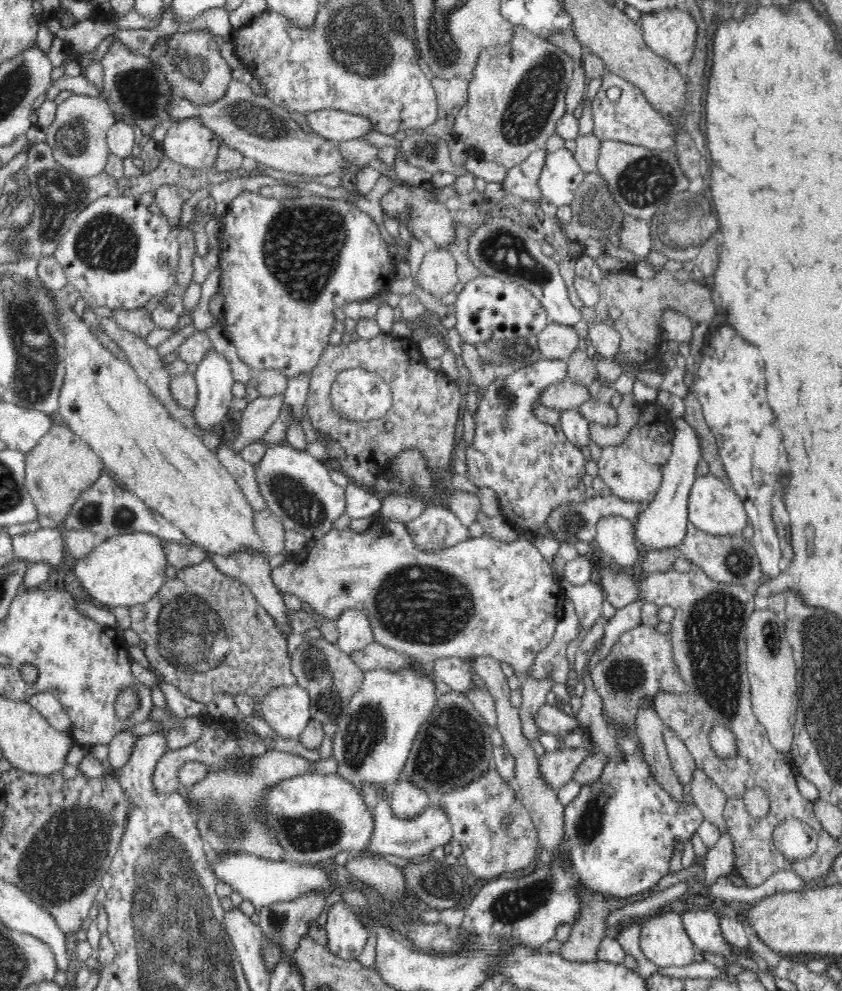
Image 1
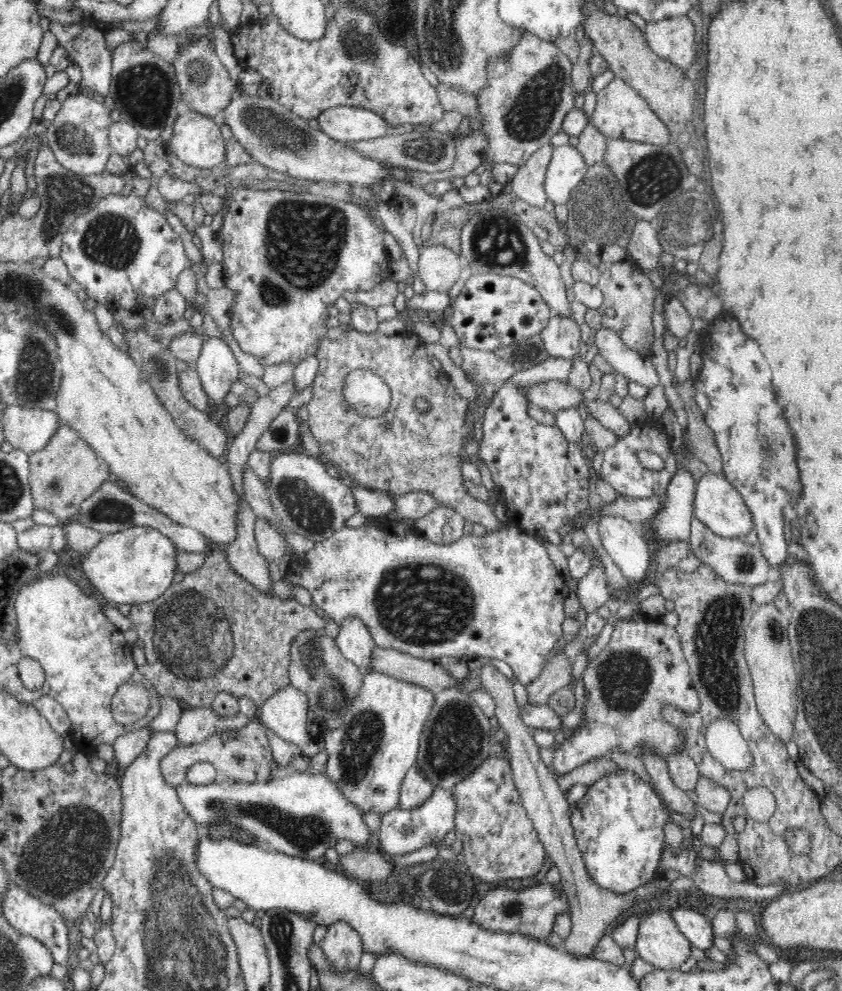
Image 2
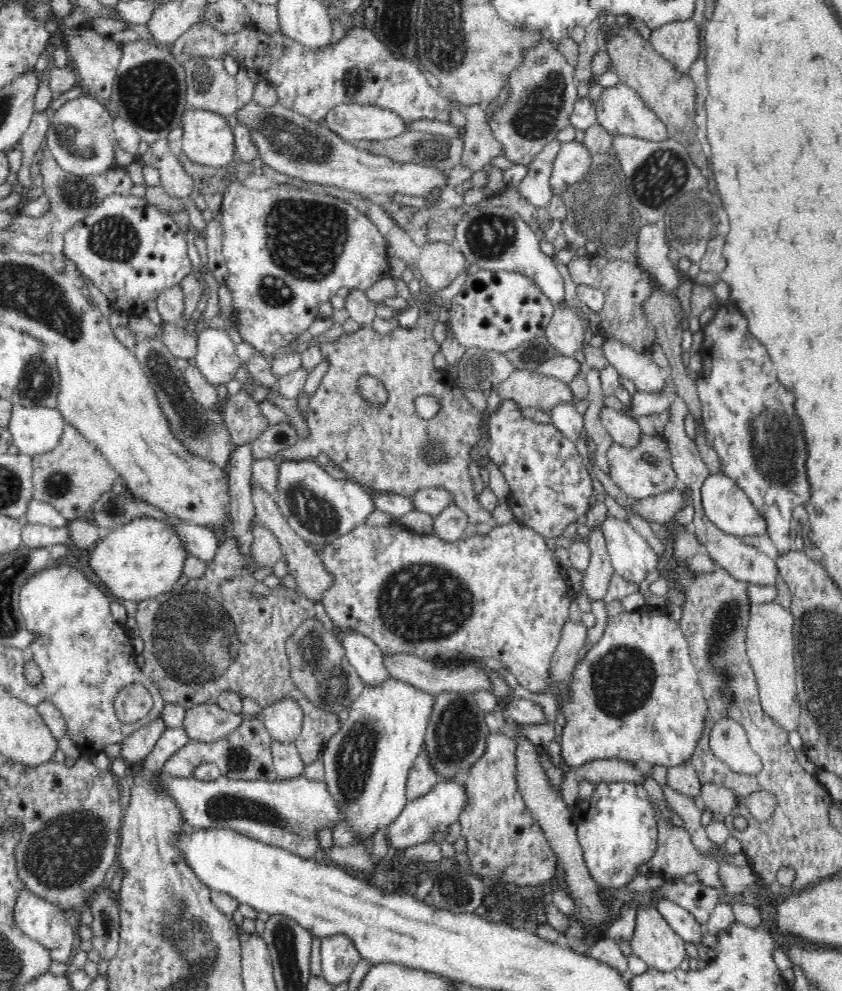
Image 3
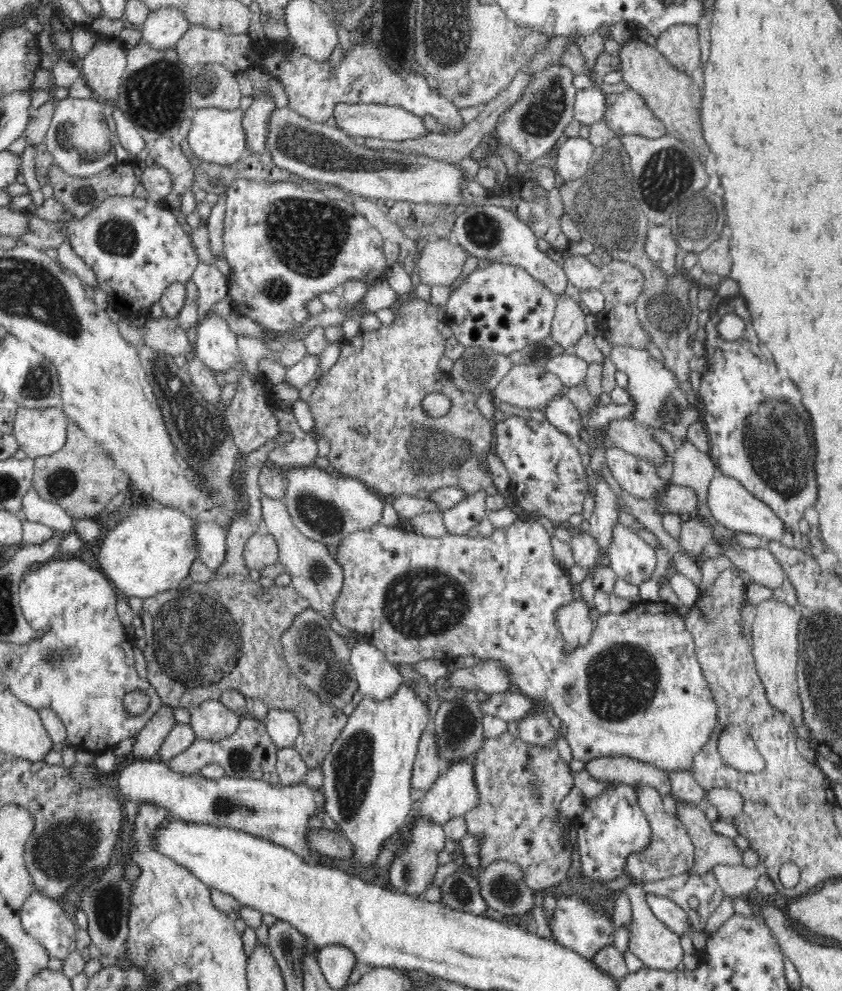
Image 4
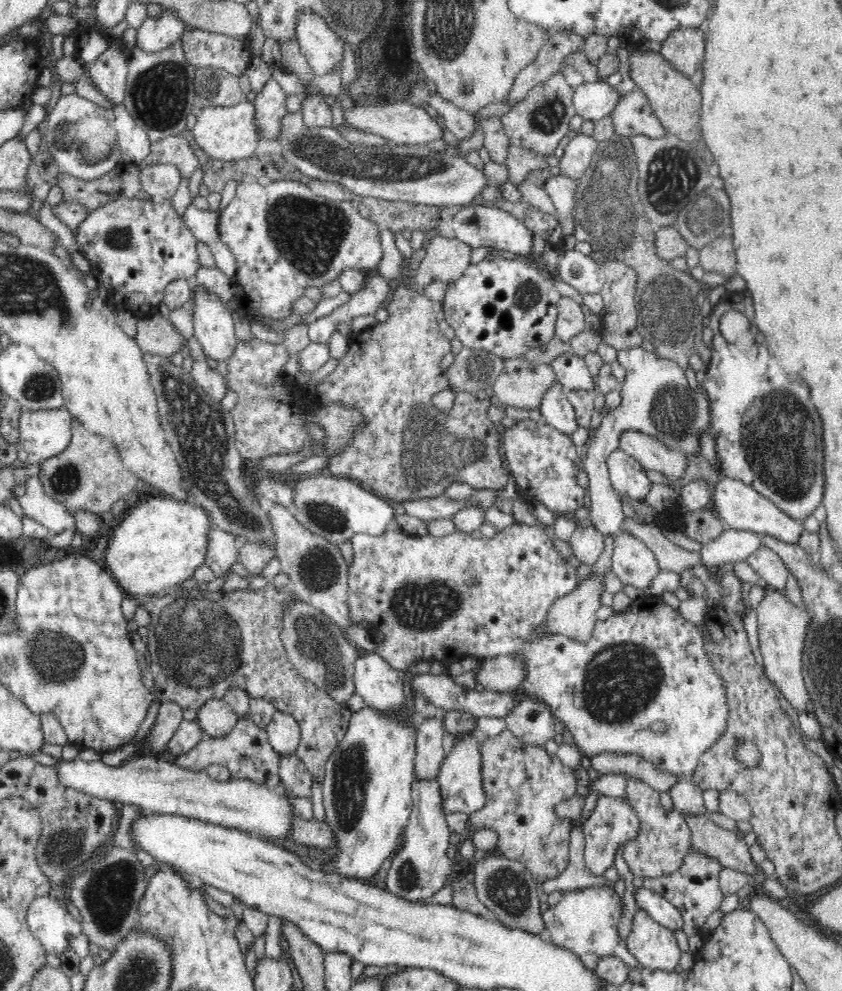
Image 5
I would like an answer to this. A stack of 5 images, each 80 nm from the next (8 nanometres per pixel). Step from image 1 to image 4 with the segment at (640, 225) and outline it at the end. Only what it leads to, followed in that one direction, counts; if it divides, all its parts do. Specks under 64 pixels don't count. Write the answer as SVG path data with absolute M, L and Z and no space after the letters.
M651 224L644 245L644 252L648 257L660 265L660 269L666 275L676 275L681 272L674 265L674 258L678 252L678 244L670 228L660 228L656 224Z

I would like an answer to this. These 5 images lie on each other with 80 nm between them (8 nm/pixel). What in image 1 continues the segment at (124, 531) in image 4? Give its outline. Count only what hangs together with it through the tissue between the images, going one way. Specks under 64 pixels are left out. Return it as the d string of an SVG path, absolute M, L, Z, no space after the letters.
M131 532L99 540L84 557L77 559L74 574L82 588L86 589L98 605L132 607L152 601L167 582L168 557L161 538L144 533Z

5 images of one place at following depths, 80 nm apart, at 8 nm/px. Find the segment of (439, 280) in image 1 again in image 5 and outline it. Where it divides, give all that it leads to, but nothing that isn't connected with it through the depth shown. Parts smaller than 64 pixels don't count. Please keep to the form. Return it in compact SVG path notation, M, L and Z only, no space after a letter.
M429 236L425 247L426 254L412 283L414 287L424 288L436 280L448 284L460 278L470 266L473 249L456 238Z

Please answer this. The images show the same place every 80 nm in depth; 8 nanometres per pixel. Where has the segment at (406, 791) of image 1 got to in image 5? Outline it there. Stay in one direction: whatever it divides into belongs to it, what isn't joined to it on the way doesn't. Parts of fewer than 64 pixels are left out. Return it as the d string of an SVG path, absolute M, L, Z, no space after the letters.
M440 715L418 723L414 770L416 779L437 778L444 760L444 729Z

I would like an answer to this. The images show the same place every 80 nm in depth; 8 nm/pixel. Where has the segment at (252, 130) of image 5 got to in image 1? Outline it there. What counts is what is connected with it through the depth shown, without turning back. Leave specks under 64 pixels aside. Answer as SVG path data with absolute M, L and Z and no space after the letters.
M198 118L173 122L167 129L164 141L160 142L166 158L190 169L214 166L222 141Z

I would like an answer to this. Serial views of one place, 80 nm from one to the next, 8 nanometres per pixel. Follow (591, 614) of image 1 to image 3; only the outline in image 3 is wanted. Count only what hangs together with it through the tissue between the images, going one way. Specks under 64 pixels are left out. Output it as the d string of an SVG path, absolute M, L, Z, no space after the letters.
M598 525L590 530L586 541L590 545L591 556L587 570L584 572L582 592L595 602L605 598L615 571L608 556L602 526Z

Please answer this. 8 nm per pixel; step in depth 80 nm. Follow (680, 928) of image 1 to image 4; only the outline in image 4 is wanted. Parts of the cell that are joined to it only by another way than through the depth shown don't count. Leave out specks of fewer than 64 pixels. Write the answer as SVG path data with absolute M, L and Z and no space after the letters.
M626 885L625 891L629 896L632 909L632 920L628 926L630 952L642 960L644 967L660 969L662 972L676 969L684 955L680 945L681 935L672 932L663 922L660 922L659 918L653 915L645 901L643 885Z

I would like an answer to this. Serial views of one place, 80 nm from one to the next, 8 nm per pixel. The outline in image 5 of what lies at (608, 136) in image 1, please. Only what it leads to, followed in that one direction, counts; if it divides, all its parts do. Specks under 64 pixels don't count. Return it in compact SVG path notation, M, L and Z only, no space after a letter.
M640 90L621 95L610 118L612 118L615 133L619 136L630 138L642 135L660 139L666 134L661 121L652 111L646 94Z

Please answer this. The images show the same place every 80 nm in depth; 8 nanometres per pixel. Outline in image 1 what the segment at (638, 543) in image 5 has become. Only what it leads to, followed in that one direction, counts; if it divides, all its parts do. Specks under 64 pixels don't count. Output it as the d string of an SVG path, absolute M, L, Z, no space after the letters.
M614 514L602 516L596 524L595 542L599 554L614 560L622 570L629 572L638 566L643 550L634 539L633 521Z

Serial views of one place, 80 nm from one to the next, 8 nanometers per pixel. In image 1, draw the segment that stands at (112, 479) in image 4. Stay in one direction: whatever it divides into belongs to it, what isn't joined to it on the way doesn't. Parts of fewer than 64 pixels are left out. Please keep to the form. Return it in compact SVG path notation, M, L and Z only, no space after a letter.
M53 425L32 450L24 453L24 464L24 479L37 513L53 518L58 524L68 516L78 496L98 480L104 468L102 459L89 444L69 427L60 425Z

